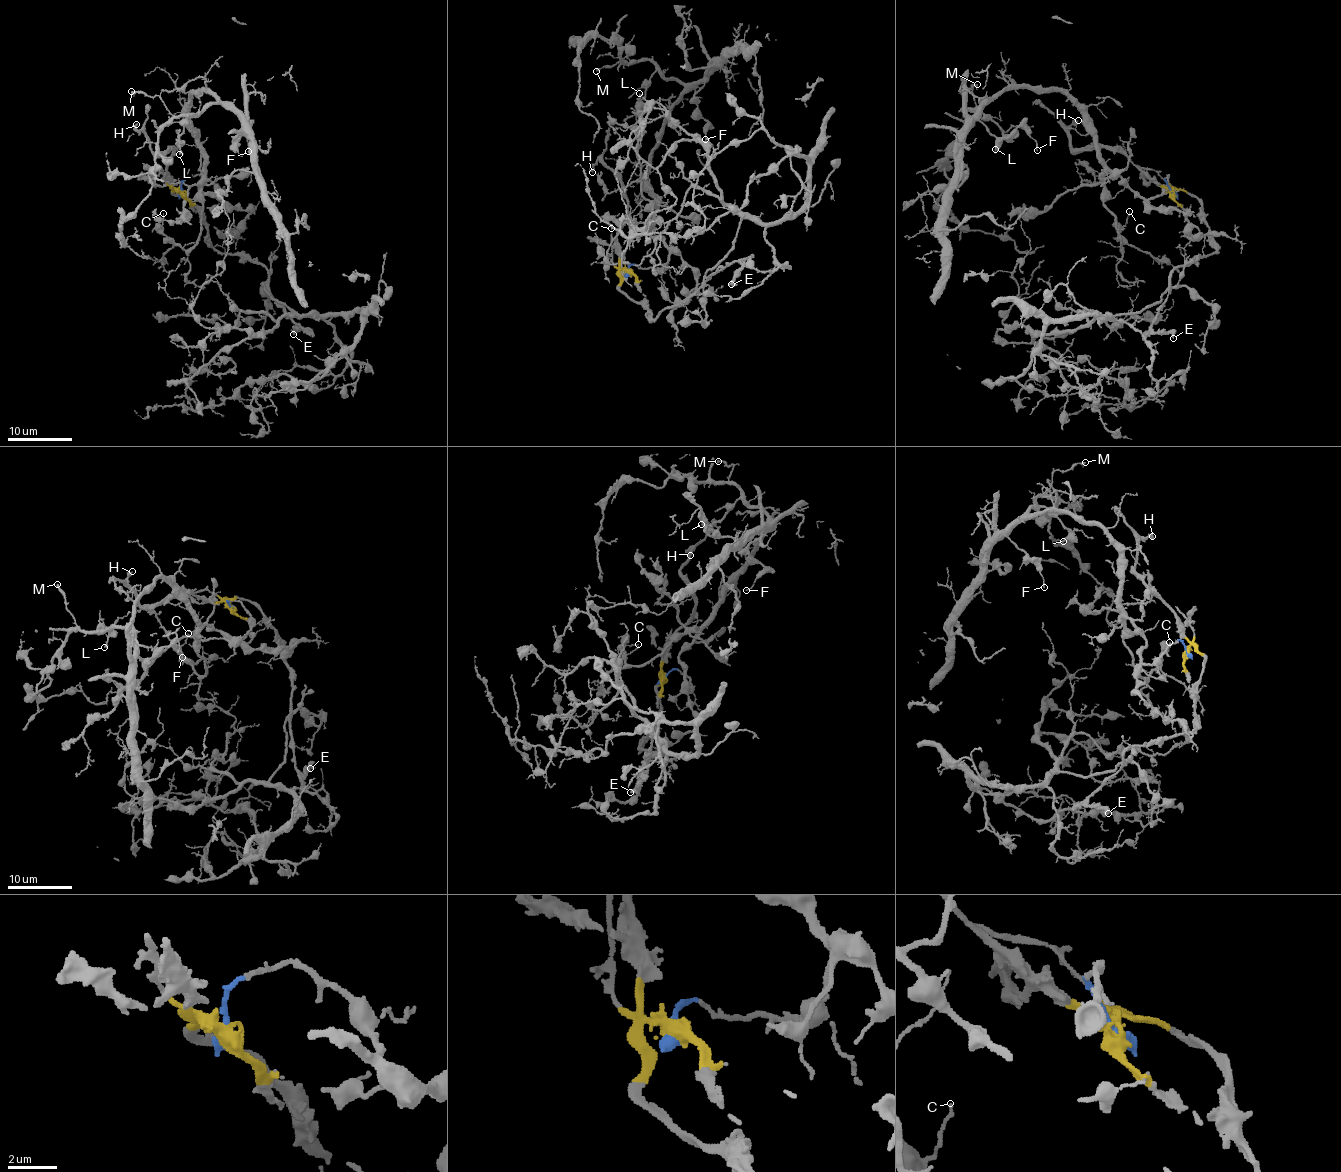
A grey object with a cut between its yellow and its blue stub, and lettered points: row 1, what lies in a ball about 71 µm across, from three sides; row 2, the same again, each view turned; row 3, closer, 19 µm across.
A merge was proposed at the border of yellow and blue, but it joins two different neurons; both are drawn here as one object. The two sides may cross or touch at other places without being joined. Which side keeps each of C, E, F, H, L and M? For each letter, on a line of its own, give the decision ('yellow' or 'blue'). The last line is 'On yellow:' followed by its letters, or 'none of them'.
C: blue
E: yellow
F: blue
H: yellow
L: blue
M: blue
On yellow: E, H

